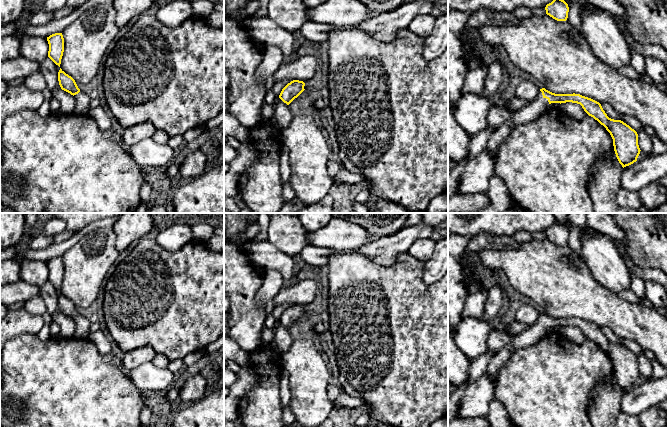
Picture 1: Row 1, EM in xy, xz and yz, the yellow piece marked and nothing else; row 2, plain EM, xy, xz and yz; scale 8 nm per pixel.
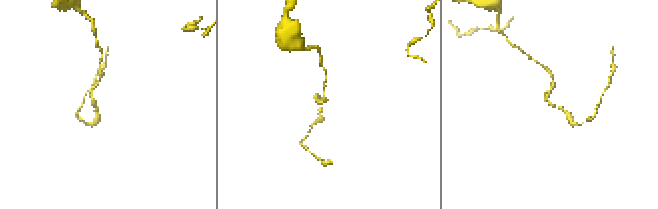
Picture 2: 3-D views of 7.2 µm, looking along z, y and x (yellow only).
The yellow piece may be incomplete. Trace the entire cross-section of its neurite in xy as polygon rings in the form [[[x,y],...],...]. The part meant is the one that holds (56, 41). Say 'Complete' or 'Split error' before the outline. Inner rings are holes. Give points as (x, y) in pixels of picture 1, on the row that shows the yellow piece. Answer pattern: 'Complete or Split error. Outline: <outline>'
Complete. Outline: [[[55,33],[47,37],[49,44],[48,57],[60,67],[64,52],[64,38],[62,33]]]

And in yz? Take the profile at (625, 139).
Split error. Outline: [[[545,88],[540,89],[538,95],[528,105],[515,111],[512,117],[501,125],[490,136],[487,149],[496,158],[500,145],[508,137],[513,127],[536,120],[541,116],[548,104],[572,102],[582,106],[584,111],[610,133],[616,157],[622,167],[629,166],[637,161],[640,154],[638,134],[629,125],[621,120],[614,120],[607,116],[601,104],[580,94],[555,94]]]

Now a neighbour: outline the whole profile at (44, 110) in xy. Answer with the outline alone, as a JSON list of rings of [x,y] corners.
[[[44,99],[43,103],[38,108],[37,112],[42,117],[48,117],[50,114],[52,114],[51,109],[50,109],[50,102],[49,102],[49,100],[45,100]]]

